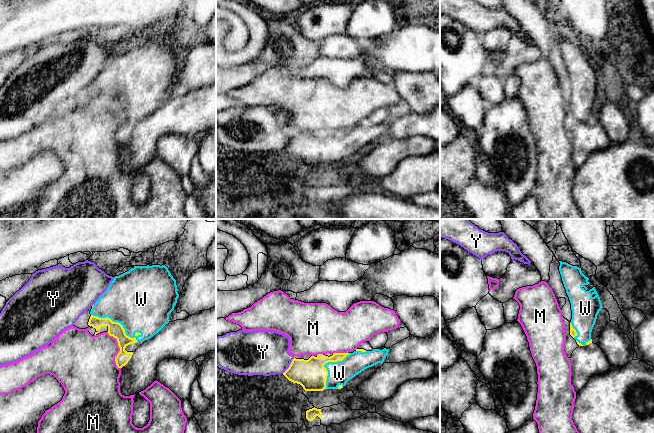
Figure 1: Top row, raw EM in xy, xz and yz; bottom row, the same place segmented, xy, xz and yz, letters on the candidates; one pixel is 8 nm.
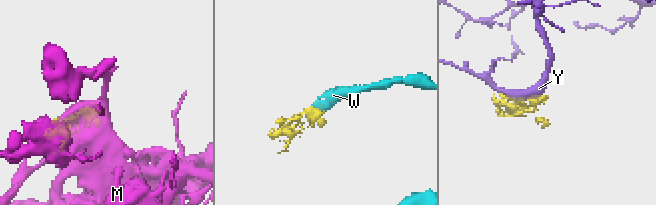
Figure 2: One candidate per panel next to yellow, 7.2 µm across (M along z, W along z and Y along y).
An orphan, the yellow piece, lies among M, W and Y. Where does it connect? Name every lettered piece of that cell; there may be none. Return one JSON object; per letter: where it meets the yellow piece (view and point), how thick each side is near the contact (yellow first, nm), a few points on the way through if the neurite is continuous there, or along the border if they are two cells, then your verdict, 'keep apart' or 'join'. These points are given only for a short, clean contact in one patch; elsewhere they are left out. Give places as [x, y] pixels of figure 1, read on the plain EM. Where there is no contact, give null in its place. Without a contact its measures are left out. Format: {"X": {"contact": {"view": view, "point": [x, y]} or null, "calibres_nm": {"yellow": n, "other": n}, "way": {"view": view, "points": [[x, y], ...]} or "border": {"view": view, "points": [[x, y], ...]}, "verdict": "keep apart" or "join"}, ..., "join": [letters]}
{"M": {"contact": {"view": "xy", "point": [120, 125]}, "calibres_nm": {"yellow": 120, "other": 380}, "verdict": "keep apart"}, "W": {"contact": {"view": "xy", "point": [117, 98]}, "calibres_nm": {"yellow": 120, "other": 480}, "verdict": "join"}, "Y": {"contact": {"view": "xz", "point": [290, 141]}, "calibres_nm": {"yellow": 240, "other": 360}, "verdict": "keep apart"}, "join": ["W"]}

